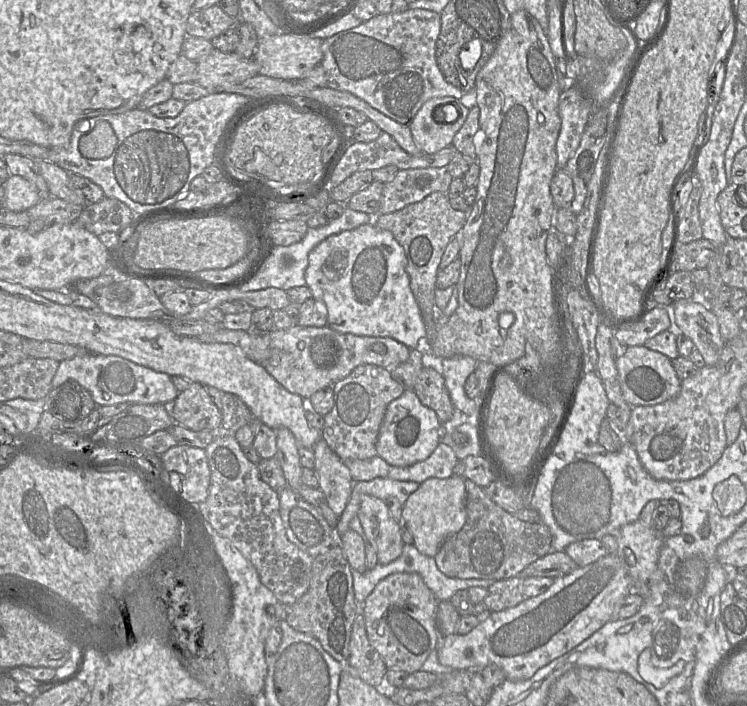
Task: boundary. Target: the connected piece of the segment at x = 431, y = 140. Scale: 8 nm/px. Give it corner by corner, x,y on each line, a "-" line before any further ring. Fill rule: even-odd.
434,97
427,100
408,124
411,135
425,154
434,154
451,146
455,134
464,124
469,113
460,99
454,97
-
451,104
458,110
458,118
452,123
443,123
438,118
436,107

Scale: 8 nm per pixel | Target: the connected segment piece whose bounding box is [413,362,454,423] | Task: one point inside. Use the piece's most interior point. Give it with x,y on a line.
429,386

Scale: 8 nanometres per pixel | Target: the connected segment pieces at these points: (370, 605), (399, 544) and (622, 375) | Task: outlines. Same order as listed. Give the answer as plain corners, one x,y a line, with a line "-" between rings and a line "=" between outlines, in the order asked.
415,572
393,573
382,579
364,602
364,622
371,646
380,654
387,669
403,670
408,674
419,671
431,652
440,647
436,615
439,600
=
363,495
358,518
364,529
366,540
377,551
378,563
389,564
401,556
404,545
401,523
394,520
383,500
=
644,345
627,347
626,352
616,359
616,367
624,399
630,406
660,404
674,398
681,390
681,380
676,375
672,360

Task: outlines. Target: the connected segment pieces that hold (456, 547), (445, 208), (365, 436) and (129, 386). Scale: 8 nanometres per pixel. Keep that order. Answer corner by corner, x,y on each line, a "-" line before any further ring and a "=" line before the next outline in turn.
465,479
467,518
457,533
449,536
434,556
438,569
458,579
502,580
522,570
551,551
552,535
542,522
526,522
494,503
484,488
=
433,192
422,201
407,205
401,210
373,217
374,224
378,228
390,231
404,249
407,258
406,272
410,278
410,287
420,307
426,326
426,337
431,347
438,328
444,319
448,318
442,314
442,311
435,304
436,278
440,261
448,243
465,225
467,214
452,208
448,193
=
361,364
346,377
333,385
334,405
329,413
324,415
322,438
341,459
368,459
377,455
376,441
386,409
391,401
400,397
405,391
391,375
390,371
374,364
=
90,353
59,362
51,382
52,388
59,387
68,380
76,381
88,390
97,407
118,403
165,404
174,401
179,393
168,374
114,355

